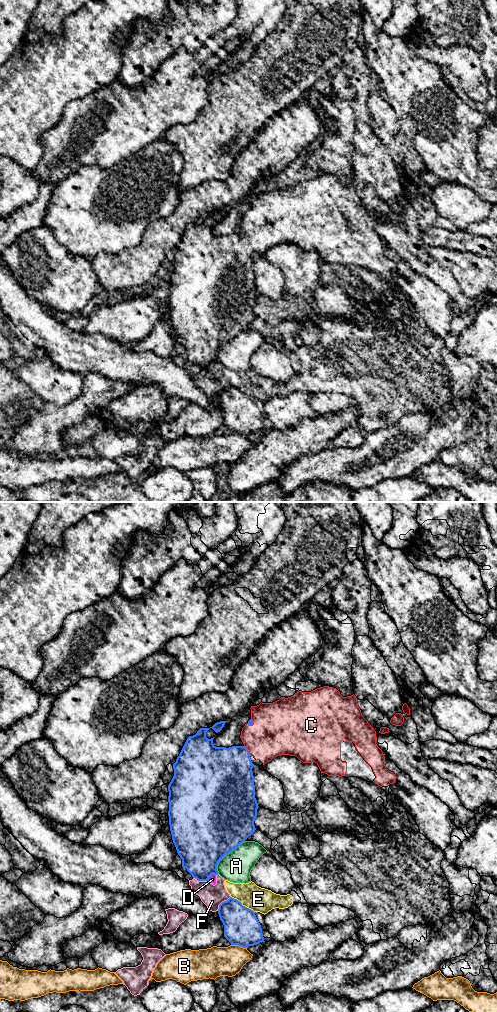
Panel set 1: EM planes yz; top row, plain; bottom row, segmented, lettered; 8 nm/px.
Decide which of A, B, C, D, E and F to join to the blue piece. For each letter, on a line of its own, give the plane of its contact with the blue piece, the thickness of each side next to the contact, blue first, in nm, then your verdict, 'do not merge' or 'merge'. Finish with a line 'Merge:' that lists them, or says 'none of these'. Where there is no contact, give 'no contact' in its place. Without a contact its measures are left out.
A: meets blue in yz; 500 nm thick on the blue side, 240 nm on the other; do not merge
B: meets blue in yz; 280 nm thick on the blue side, 240 nm on the other; do not merge
C: meets blue in yz; 400 nm thick on the blue side, 360 nm on the other; merge
D: meets blue in yz; 380 nm thick on the blue side, 60 nm on the other; do not merge
E: meets blue in yz; 280 nm thick on the blue side, 200 nm on the other; do not merge
F: meets blue in yz; 280 nm thick on the blue side, 180 nm on the other; do not merge
Merge: C

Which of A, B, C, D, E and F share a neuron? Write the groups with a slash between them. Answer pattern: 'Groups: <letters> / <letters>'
Groups: A / B / C / D E F

